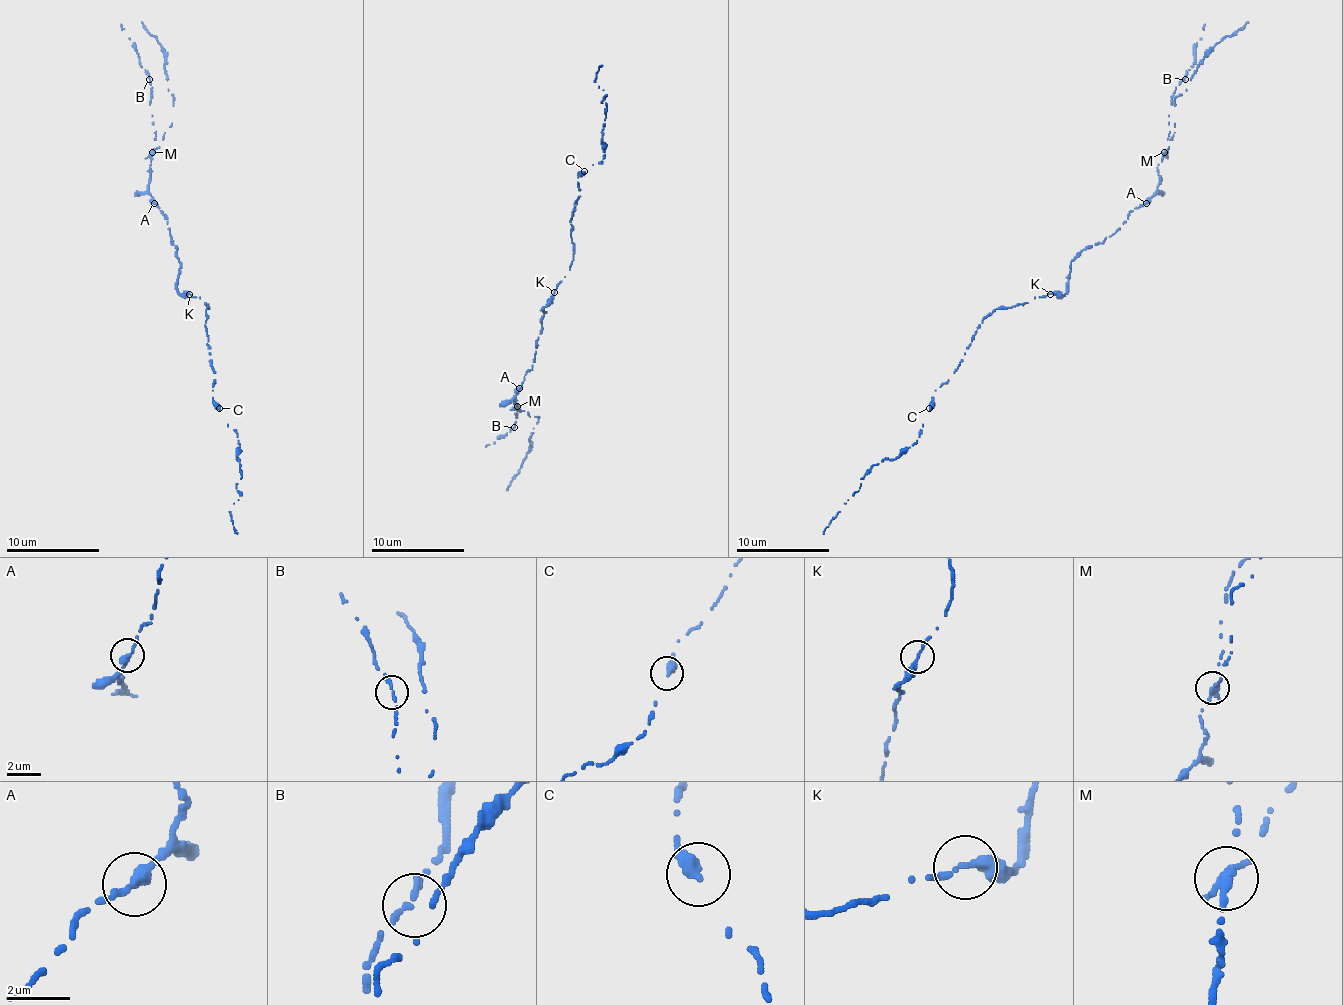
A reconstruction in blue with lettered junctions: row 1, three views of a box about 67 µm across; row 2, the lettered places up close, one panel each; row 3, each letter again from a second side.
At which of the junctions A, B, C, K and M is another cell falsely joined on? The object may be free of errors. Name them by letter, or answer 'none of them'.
M

